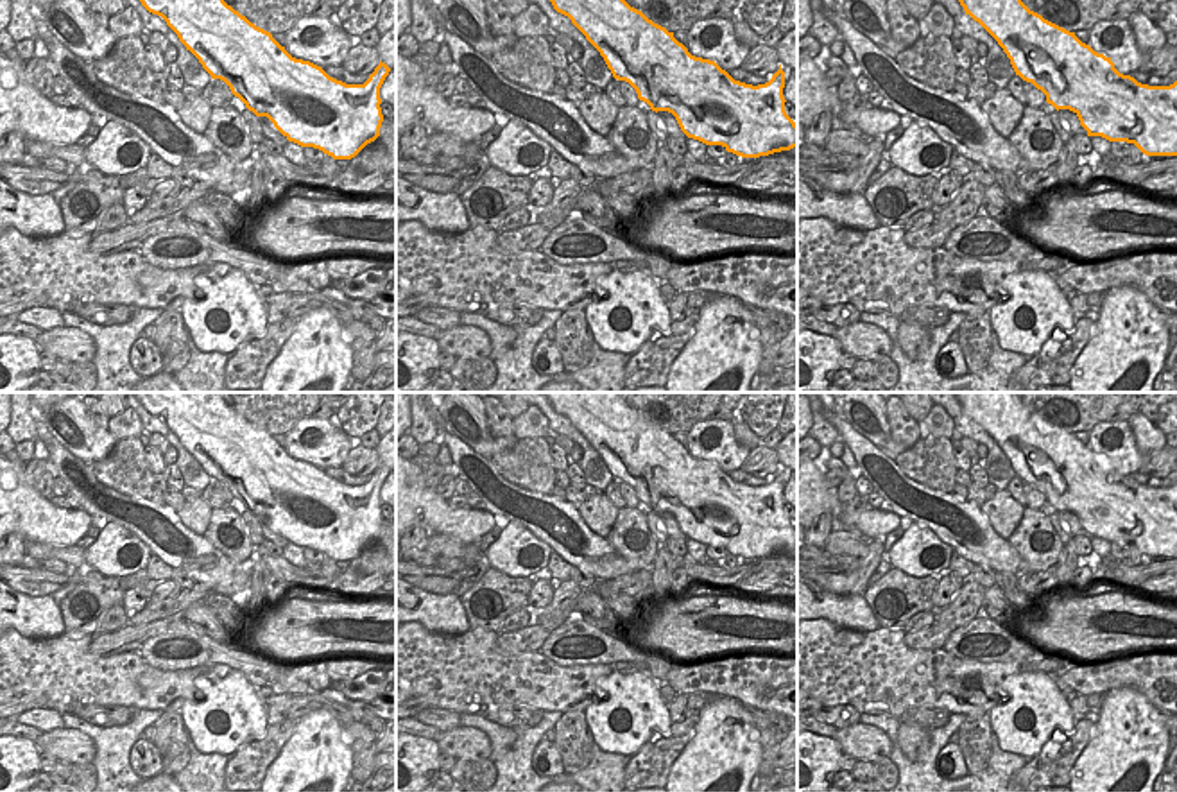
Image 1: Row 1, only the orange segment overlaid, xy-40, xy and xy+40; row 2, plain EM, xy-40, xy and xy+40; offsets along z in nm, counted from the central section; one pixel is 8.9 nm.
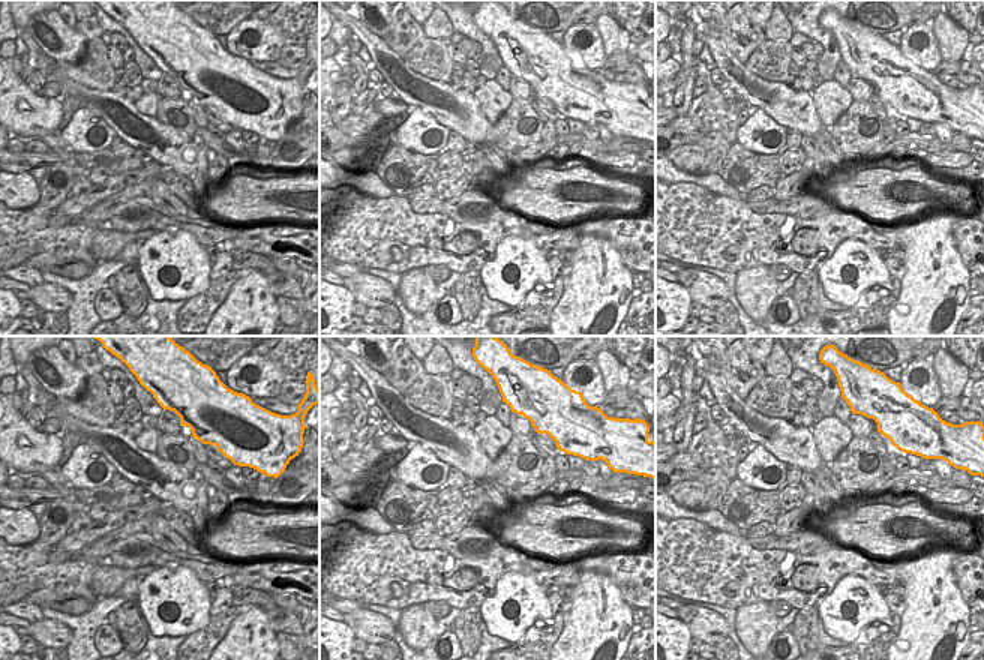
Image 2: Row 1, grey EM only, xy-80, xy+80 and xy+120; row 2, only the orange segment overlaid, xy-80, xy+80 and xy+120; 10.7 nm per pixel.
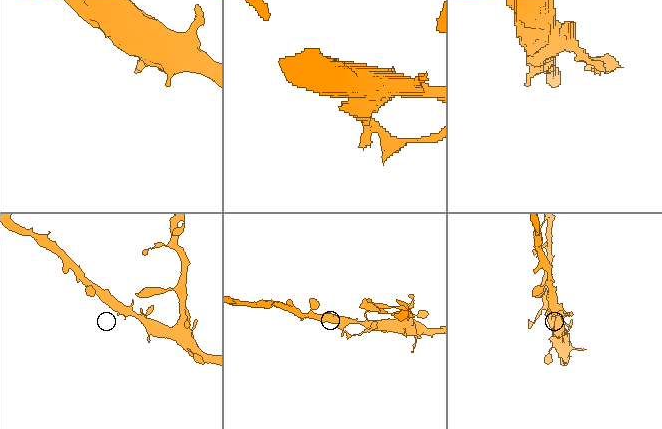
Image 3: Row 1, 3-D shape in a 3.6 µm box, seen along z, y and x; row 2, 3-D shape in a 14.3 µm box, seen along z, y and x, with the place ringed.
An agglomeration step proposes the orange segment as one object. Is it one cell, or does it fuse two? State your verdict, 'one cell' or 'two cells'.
two cells

